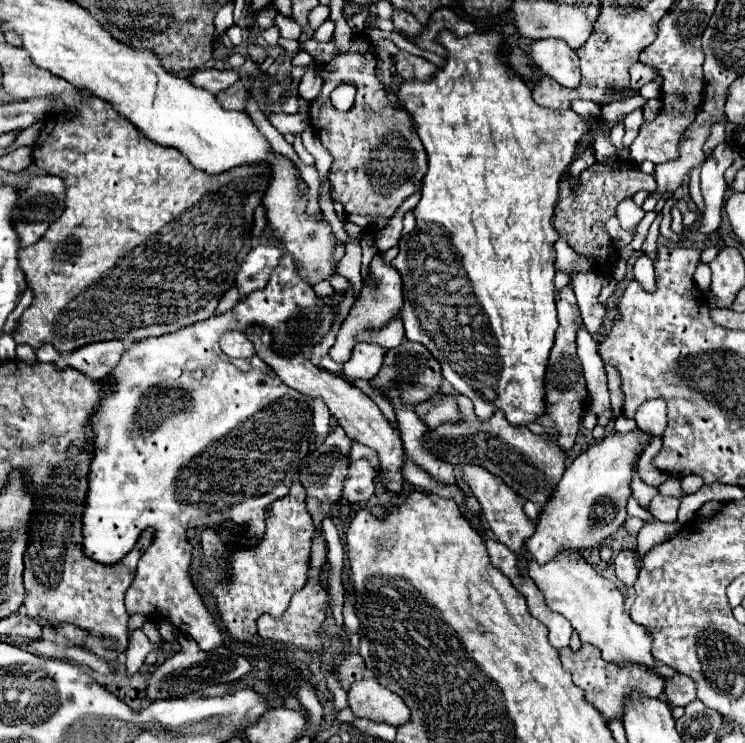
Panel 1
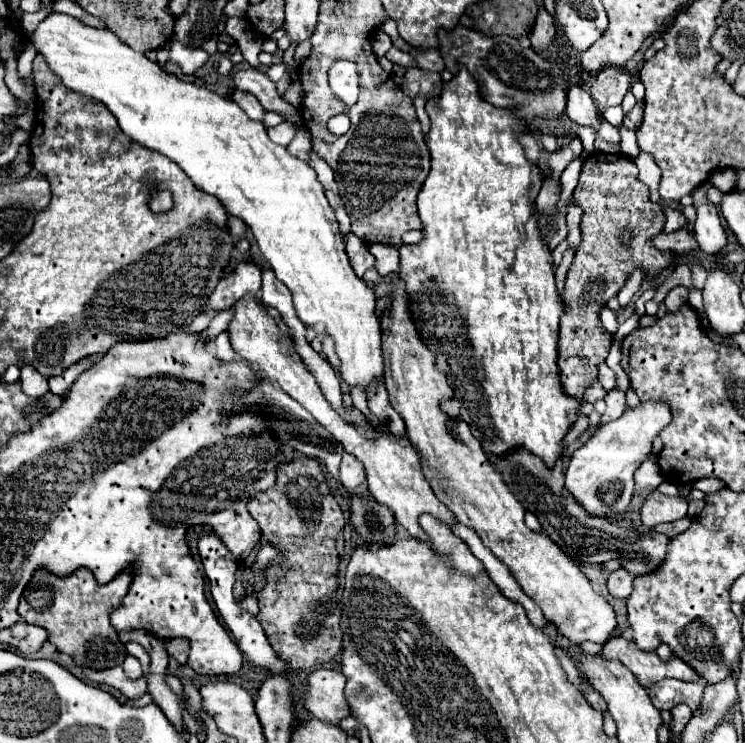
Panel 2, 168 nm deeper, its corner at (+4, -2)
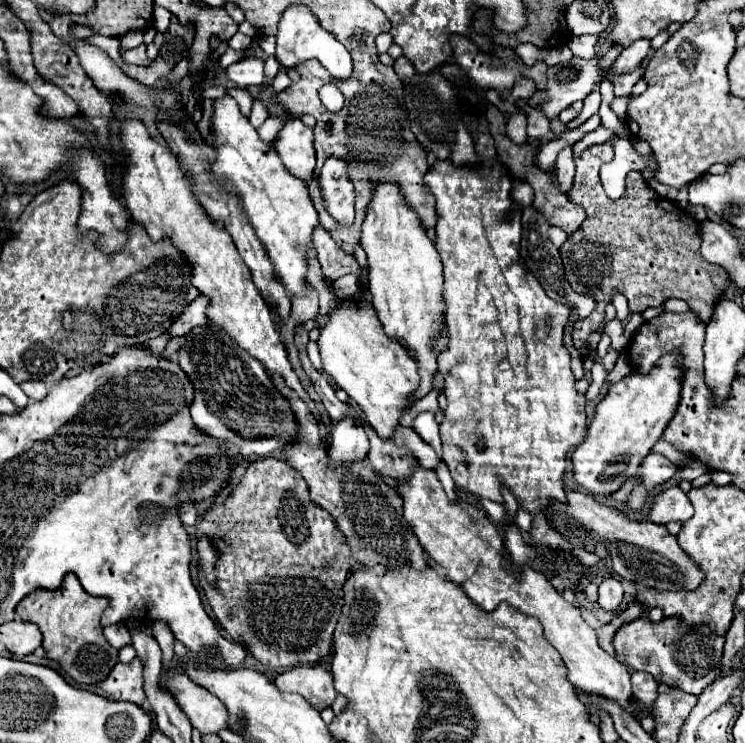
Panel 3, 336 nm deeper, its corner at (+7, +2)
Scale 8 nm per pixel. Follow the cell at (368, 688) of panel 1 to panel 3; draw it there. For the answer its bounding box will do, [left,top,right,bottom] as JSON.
[275,665,337,711]

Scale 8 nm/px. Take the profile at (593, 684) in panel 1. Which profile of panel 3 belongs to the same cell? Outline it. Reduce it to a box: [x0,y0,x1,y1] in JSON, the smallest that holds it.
[613,617,725,695]

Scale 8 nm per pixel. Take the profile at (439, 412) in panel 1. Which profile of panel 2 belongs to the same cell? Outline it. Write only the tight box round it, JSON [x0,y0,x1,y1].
[374,279,618,645]

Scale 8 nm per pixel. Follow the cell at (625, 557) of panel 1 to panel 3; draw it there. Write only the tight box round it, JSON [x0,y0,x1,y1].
[599,577,623,611]

